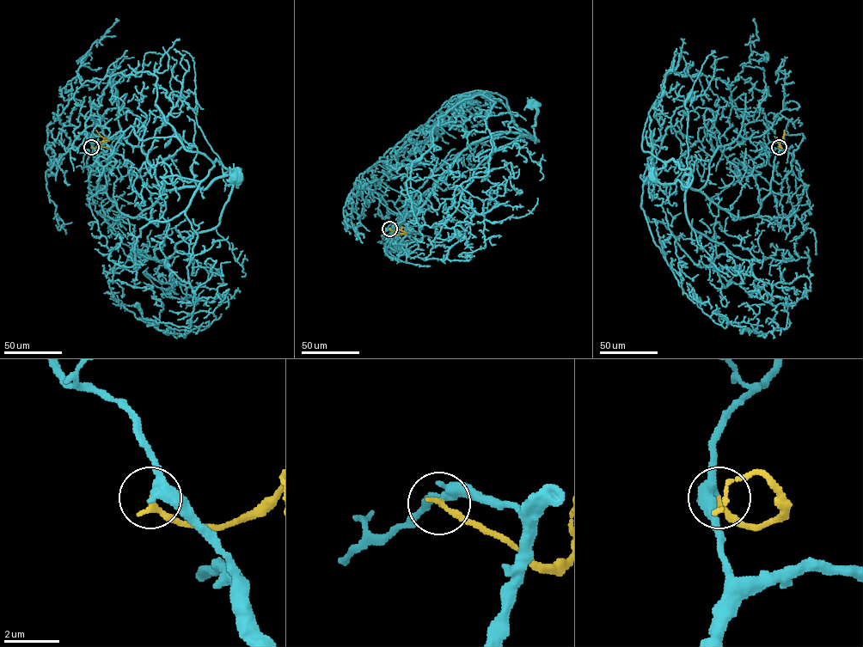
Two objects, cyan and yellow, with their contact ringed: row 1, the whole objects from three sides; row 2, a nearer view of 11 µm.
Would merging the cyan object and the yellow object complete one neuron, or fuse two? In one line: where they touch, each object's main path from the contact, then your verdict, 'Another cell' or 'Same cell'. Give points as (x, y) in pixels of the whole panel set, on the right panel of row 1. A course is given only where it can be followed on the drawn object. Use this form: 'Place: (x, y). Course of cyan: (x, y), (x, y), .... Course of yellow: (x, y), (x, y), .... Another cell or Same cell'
Place: (779, 147). Course of cyan: (779, 146), (770, 192), (745, 217), (683, 188), (682, 178), (691, 174), (687, 187), (651, 175). Course of yellow: (779, 146), (781, 147), (780, 142), (783, 140), (784, 130). Same cell

